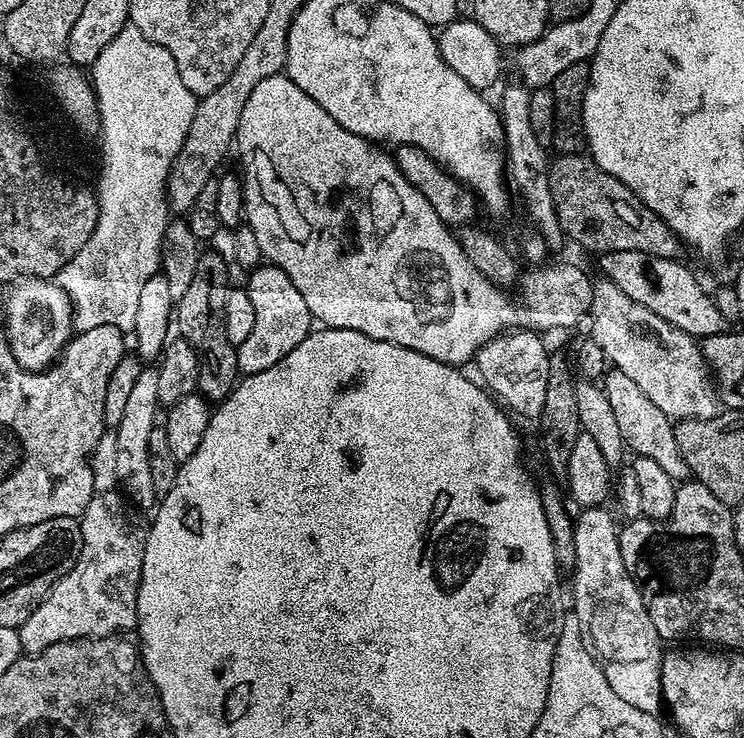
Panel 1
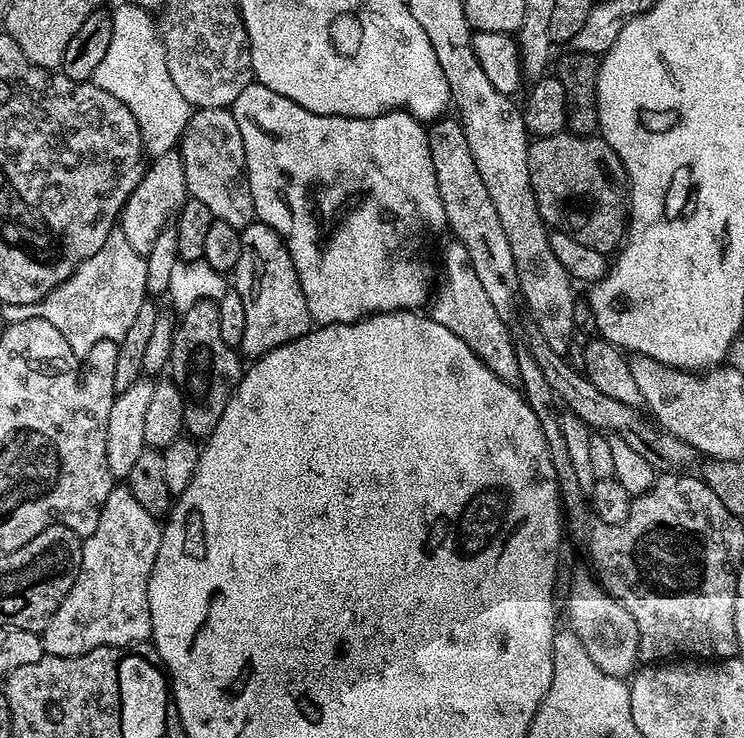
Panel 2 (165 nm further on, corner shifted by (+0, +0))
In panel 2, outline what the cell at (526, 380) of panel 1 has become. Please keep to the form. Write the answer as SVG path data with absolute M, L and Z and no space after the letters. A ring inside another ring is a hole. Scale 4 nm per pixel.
M451 242L444 248L444 273L440 276L440 289L435 289L430 300L430 315L434 322L446 326L453 334L458 334L474 354L498 378L509 382L519 381L518 358L516 357L517 345L512 344L512 336L509 325L498 318L498 310L490 302L486 290L478 274L474 272L474 266L470 262L470 254L466 254L466 246L459 242Z

